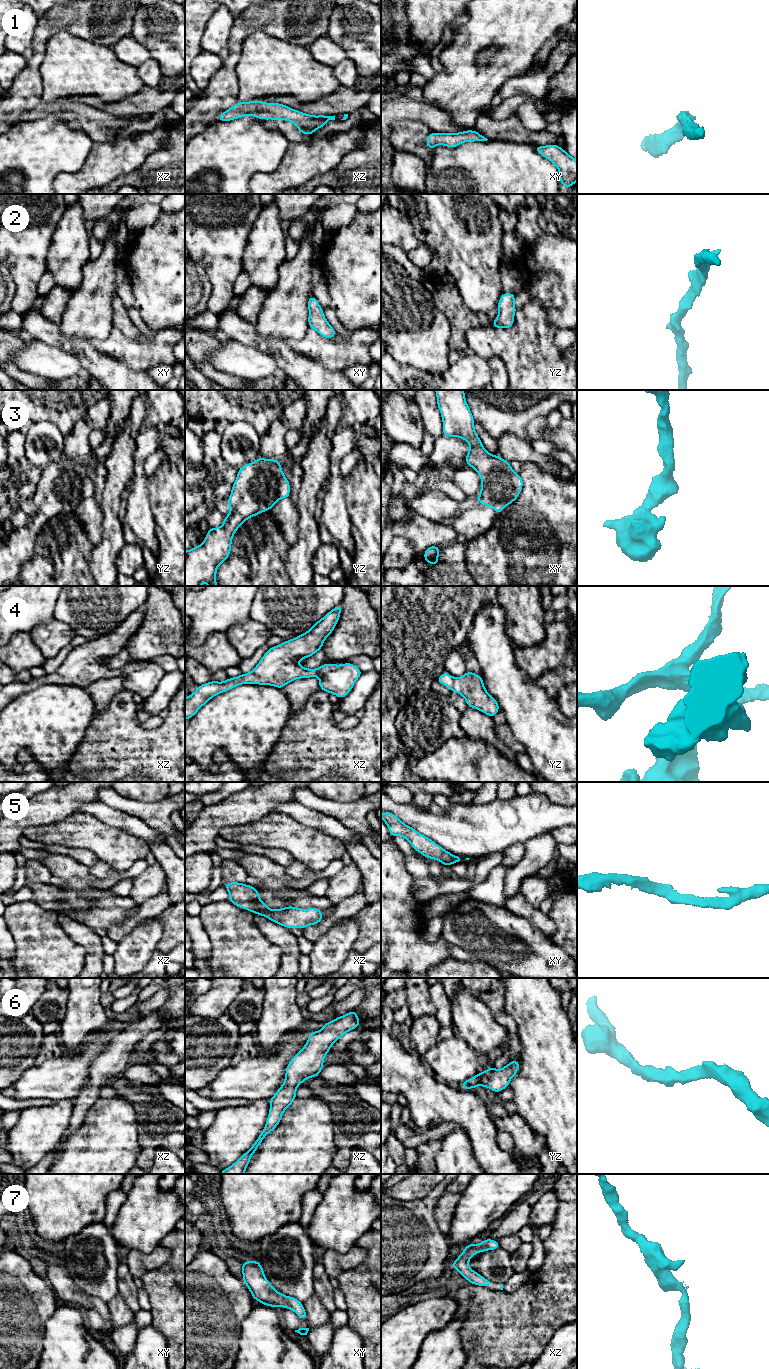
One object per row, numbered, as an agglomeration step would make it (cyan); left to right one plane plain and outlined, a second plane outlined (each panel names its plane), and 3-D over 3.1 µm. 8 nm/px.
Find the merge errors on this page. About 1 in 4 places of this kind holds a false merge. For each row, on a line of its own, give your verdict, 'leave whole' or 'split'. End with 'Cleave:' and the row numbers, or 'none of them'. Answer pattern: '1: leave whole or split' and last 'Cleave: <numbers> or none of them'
1: leave whole
2: leave whole
3: leave whole
4: leave whole
5: leave whole
6: leave whole
7: leave whole
Cleave: none of them

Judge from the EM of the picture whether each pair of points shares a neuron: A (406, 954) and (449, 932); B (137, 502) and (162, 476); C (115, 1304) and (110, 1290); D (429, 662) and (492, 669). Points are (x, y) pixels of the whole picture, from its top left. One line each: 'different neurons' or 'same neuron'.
A: different neurons
B: different neurons
C: different neurons
D: different neurons

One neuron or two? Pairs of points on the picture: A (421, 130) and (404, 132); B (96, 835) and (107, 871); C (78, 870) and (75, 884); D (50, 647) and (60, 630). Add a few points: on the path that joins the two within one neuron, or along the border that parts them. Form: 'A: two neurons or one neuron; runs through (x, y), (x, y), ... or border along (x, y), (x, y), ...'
A: one neuron; runs through (417, 132), (408, 132)
B: two neurons; border along (99, 859), (107, 862), (114, 868), (126, 869)
C: two neurons; border along (89, 873), (66, 879)
D: one neuron; runs through (53, 643), (58, 634)

